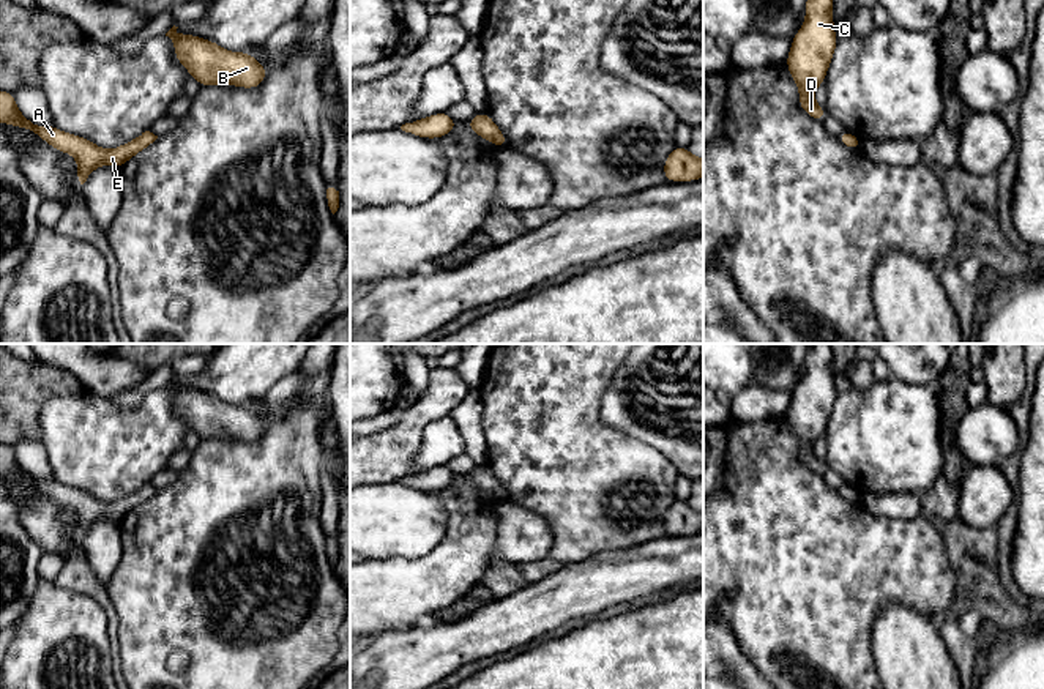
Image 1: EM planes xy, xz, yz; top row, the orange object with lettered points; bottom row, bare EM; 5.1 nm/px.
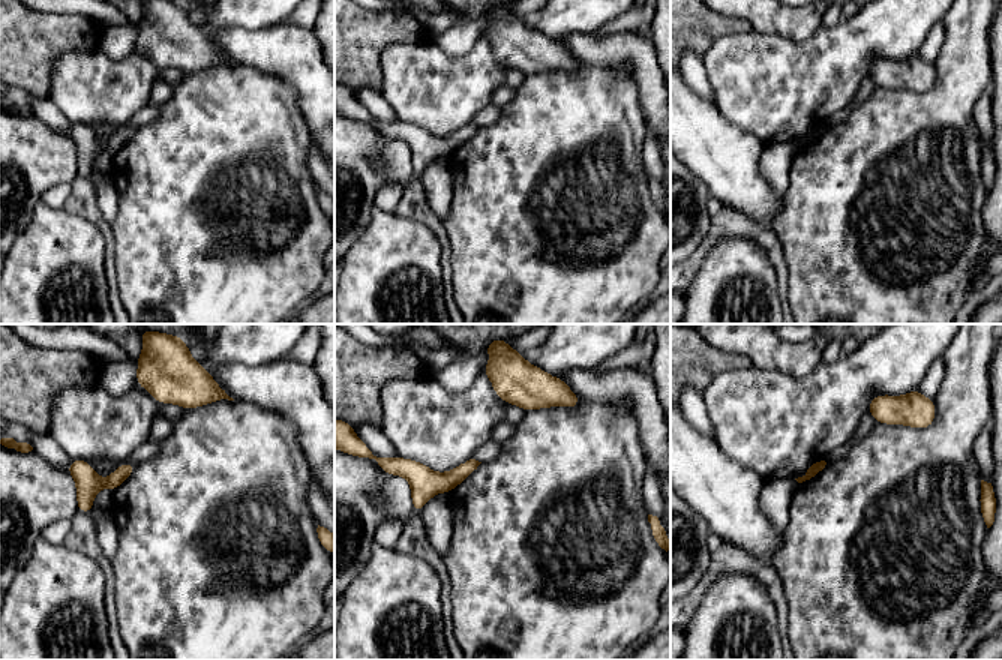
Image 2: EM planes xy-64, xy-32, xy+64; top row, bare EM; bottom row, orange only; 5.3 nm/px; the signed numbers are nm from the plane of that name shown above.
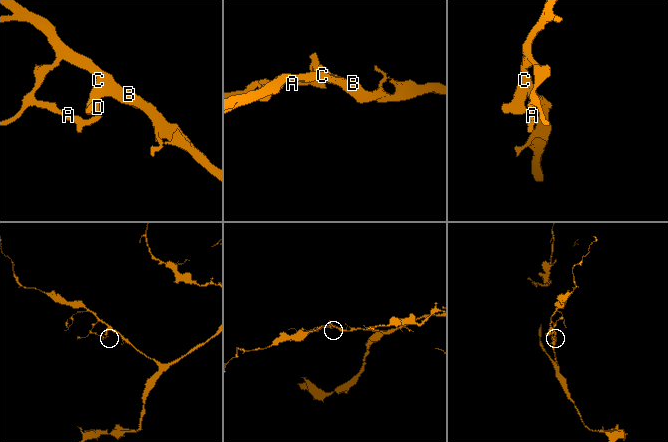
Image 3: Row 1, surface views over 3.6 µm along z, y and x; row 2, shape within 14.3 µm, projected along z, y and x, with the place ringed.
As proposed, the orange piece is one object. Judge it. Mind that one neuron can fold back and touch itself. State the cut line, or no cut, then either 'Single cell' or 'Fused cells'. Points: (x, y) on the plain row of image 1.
No split. Single cell

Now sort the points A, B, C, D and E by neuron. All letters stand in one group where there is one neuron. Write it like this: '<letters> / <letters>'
A B C D E

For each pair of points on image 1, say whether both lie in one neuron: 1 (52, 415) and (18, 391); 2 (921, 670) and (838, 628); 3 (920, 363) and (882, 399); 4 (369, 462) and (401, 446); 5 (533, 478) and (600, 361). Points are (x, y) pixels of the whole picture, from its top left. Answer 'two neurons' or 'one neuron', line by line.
1: two neurons
2: two neurons
3: two neurons
4: one neuron
5: one neuron

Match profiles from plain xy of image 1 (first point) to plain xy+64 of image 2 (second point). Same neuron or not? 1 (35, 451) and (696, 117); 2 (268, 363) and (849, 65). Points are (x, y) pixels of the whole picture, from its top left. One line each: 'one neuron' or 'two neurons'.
1: two neurons
2: one neuron

